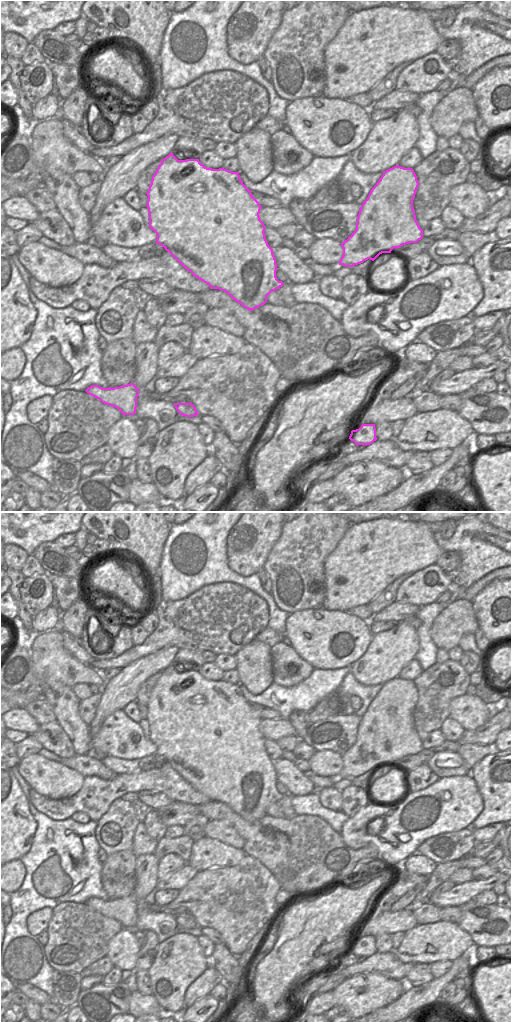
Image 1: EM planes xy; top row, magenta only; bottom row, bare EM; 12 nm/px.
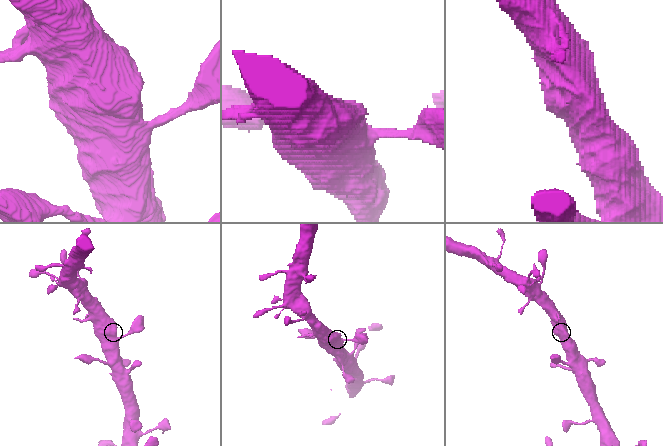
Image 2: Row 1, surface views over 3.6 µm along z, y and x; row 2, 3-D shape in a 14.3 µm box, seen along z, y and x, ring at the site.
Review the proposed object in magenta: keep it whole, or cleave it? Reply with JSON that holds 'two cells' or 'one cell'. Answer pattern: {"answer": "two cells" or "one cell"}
{"answer": "one cell"}

